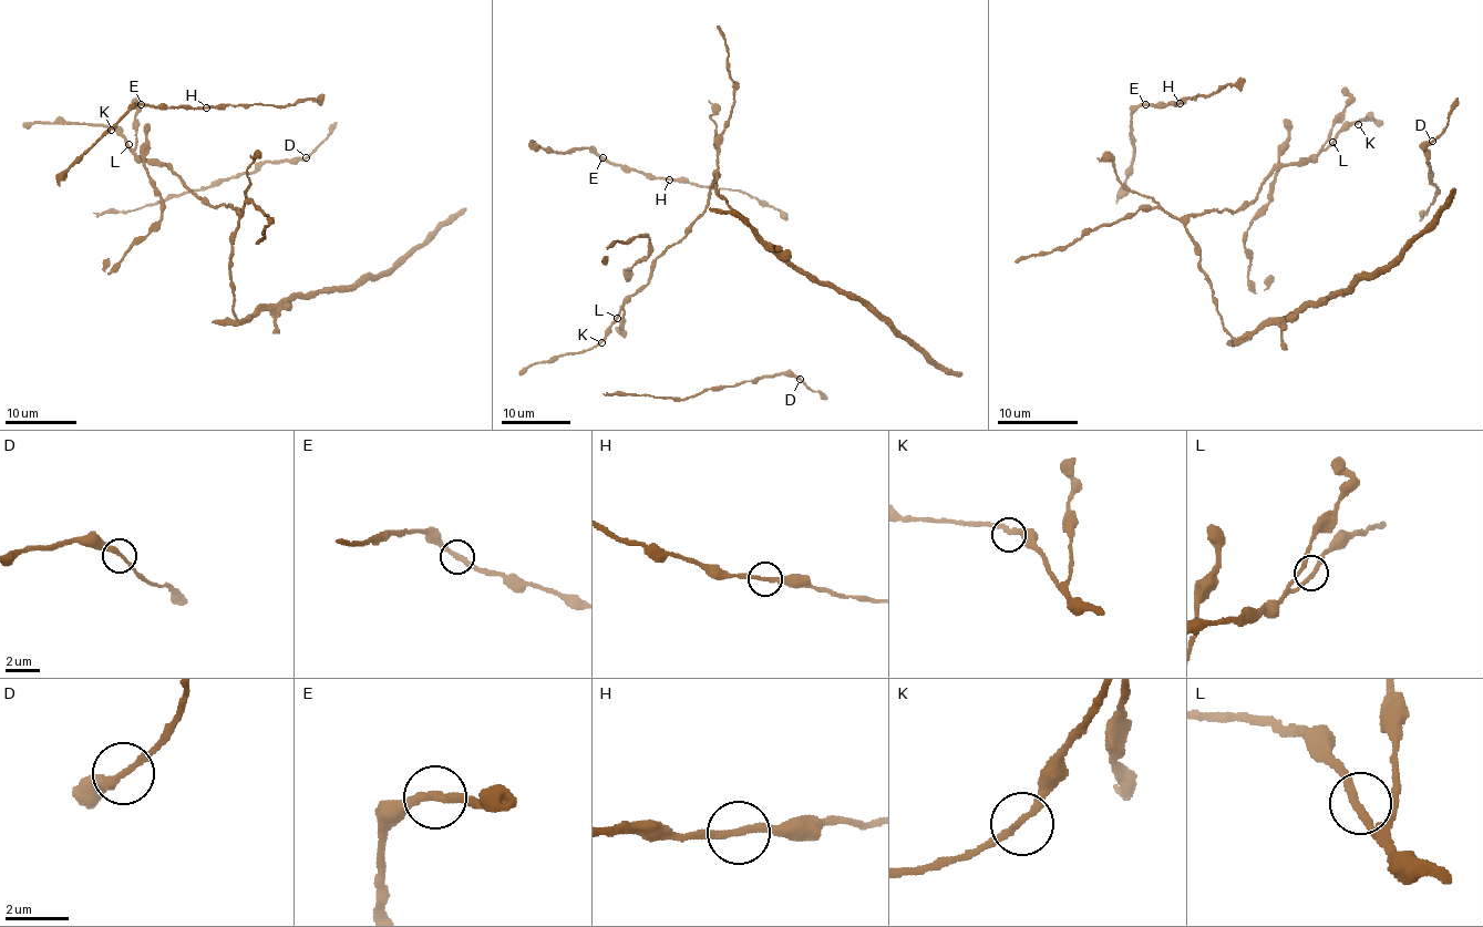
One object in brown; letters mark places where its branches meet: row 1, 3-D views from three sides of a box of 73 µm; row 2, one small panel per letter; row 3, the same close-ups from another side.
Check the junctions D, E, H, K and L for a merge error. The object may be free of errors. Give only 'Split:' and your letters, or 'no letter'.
Split: no letter

